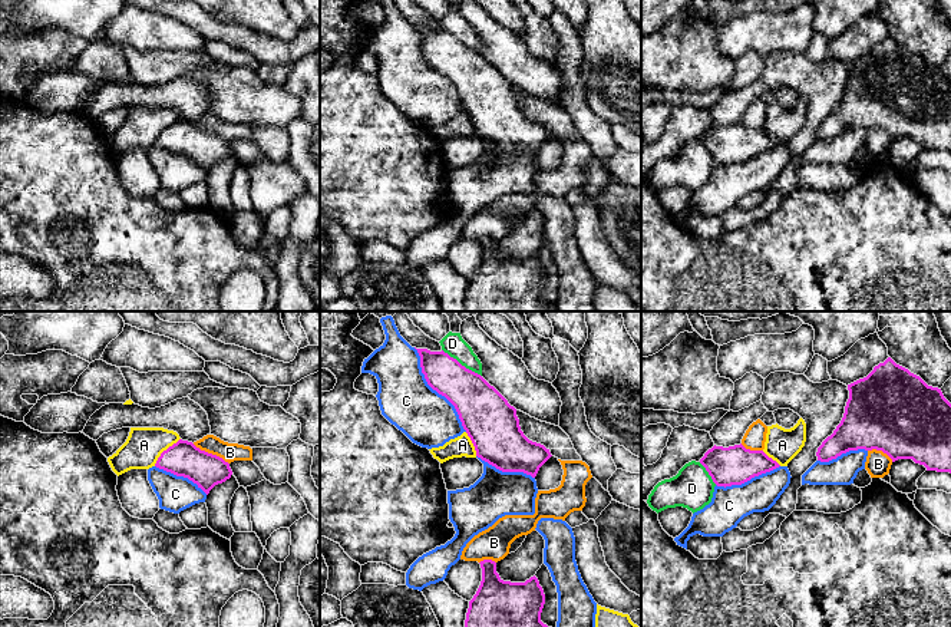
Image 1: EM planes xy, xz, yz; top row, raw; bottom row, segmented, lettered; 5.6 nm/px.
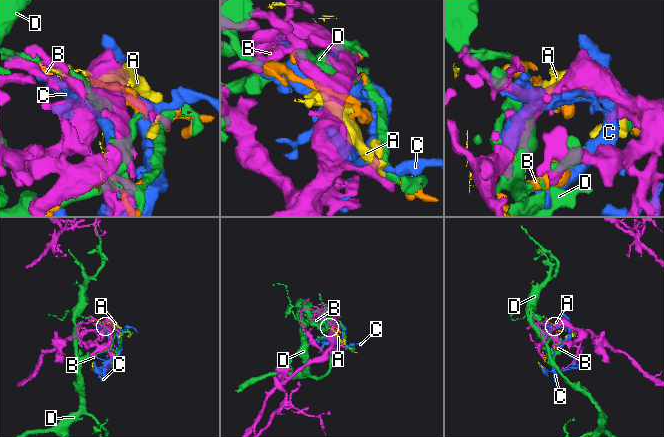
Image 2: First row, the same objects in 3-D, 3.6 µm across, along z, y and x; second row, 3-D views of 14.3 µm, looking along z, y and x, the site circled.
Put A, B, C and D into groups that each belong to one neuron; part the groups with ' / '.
A / B D / C

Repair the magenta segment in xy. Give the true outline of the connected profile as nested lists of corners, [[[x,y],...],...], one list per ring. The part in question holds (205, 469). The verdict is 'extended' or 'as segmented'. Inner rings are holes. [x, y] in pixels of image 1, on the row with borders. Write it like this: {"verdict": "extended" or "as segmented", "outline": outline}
{"verdict": "as segmented", "outline": [[[179,439],[158,458],[156,468],[184,476],[198,485],[207,495],[231,478],[230,463],[222,458],[197,448],[192,442]]]}

